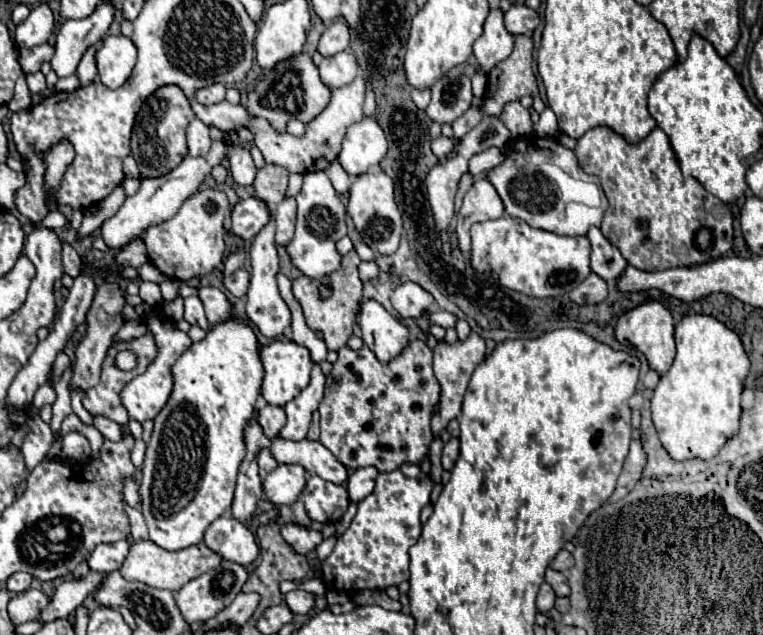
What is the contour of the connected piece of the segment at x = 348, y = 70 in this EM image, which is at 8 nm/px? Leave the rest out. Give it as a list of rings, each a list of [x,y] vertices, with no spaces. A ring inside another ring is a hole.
[[[342,50],[320,64],[320,78],[328,88],[340,88],[350,84],[358,76],[358,64],[350,50]]]

